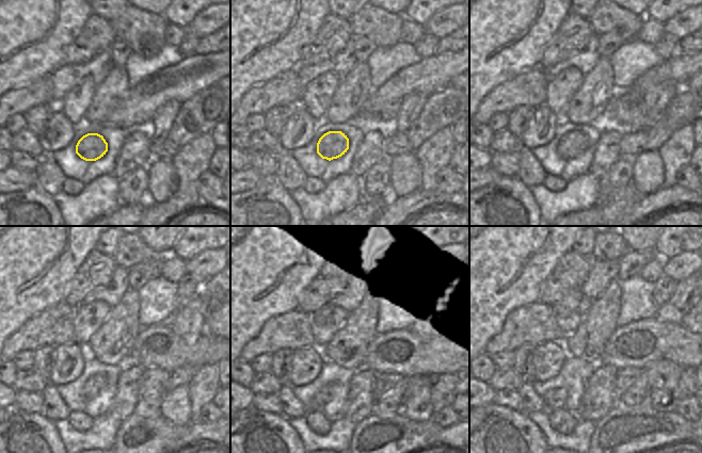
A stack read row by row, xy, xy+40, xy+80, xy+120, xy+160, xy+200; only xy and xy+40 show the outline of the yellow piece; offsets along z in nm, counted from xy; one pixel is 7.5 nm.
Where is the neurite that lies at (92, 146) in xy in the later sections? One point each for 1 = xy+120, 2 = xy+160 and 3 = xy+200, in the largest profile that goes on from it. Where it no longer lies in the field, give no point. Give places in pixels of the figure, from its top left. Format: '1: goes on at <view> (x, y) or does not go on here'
1: goes on at xy+120 (94, 384)
2: goes on at xy+160 (325, 393)
3: goes on at xy+200 (555, 399)

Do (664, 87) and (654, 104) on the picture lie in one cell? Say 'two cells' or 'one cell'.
one cell

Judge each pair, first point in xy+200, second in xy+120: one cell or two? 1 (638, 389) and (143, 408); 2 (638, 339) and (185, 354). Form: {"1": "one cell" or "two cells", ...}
{"1": "one cell", "2": "one cell"}

